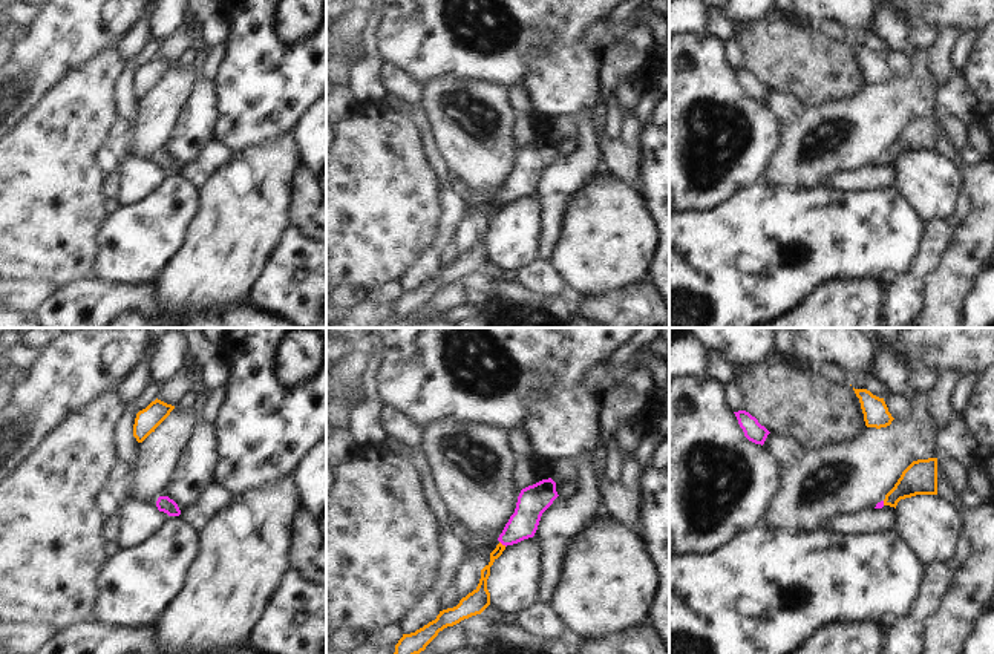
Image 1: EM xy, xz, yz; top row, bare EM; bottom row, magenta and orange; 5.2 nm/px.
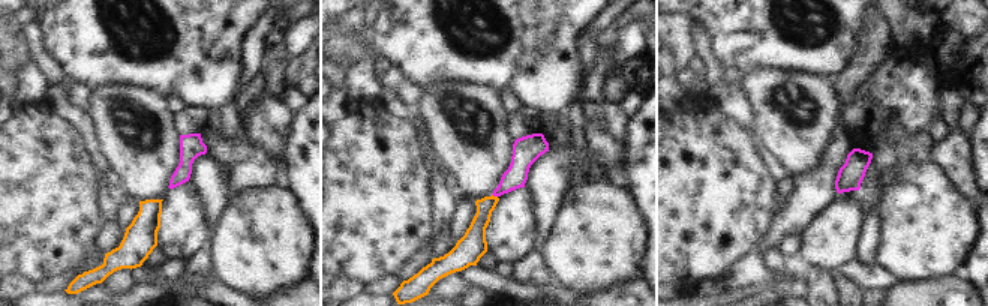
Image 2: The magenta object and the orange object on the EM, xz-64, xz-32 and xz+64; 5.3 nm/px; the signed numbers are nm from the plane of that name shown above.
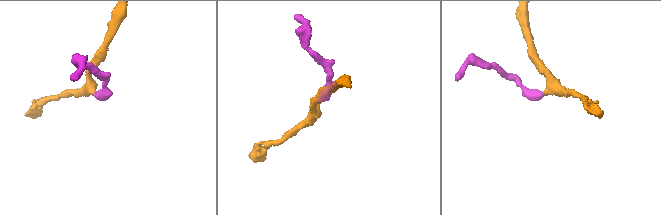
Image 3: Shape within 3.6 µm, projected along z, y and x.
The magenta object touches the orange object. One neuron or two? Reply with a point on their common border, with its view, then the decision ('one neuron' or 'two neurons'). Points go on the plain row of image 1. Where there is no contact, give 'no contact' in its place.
meets magenta in xz at (503, 201); one neuron

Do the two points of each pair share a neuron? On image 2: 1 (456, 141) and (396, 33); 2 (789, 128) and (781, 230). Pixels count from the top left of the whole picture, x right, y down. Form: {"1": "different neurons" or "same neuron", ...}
{"1": "different neurons", "2": "different neurons"}

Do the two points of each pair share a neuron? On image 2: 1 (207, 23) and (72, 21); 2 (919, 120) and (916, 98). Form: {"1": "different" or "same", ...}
{"1": "same", "2": "same"}

